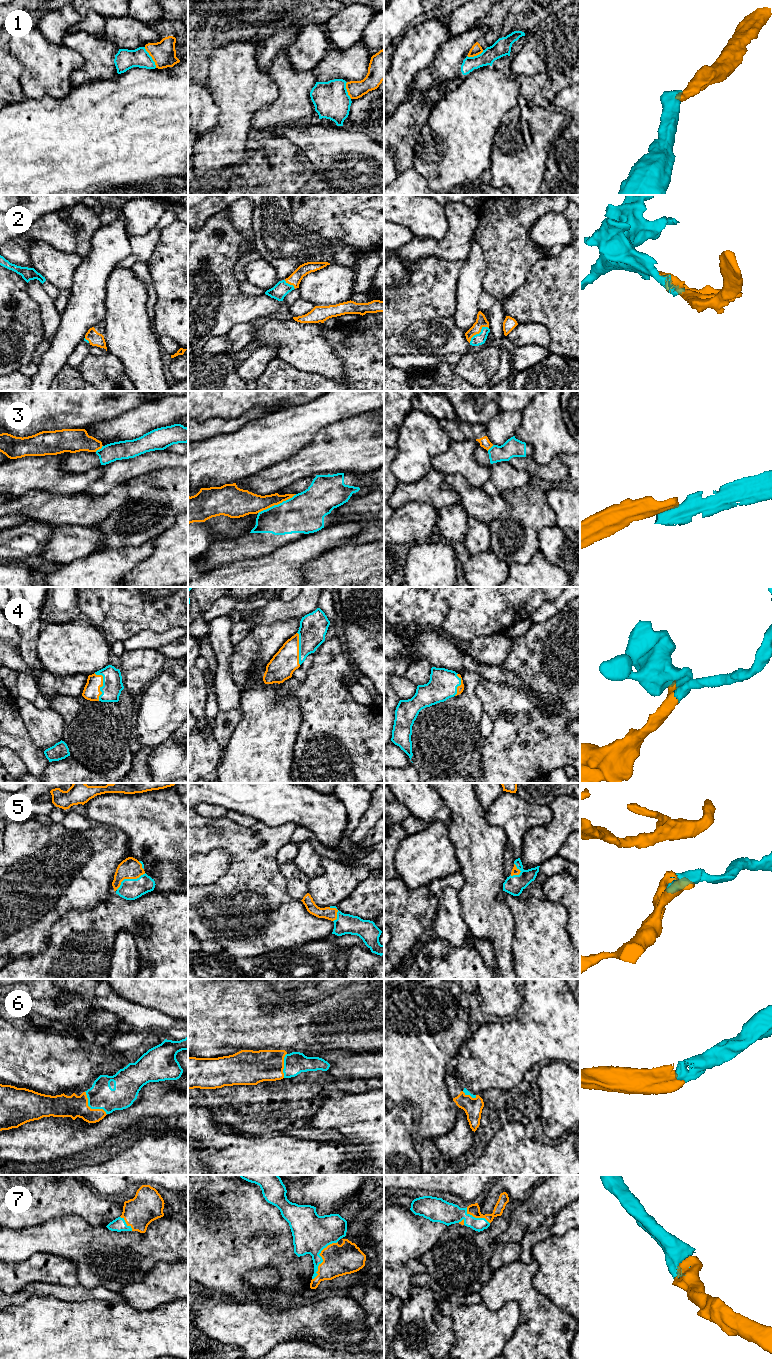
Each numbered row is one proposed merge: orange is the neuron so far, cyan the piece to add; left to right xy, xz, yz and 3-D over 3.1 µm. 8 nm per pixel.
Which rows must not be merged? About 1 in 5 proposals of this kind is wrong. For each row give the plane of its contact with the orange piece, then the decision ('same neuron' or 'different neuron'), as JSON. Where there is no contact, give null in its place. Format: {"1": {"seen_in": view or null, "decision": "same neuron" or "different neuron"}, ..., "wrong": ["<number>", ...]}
{"1": {"seen_in": "xy", "decision": "different neuron"}, "2": {"seen_in": "yz", "decision": "same neuron"}, "3": {"seen_in": "xz", "decision": "different neuron"}, "4": {"seen_in": "xy", "decision": "same neuron"}, "5": {"seen_in": "xy", "decision": "same neuron"}, "6": {"seen_in": "xy", "decision": "same neuron"}, "7": {"seen_in": "xz", "decision": "same neuron"}, "wrong": ["1", "3"]}

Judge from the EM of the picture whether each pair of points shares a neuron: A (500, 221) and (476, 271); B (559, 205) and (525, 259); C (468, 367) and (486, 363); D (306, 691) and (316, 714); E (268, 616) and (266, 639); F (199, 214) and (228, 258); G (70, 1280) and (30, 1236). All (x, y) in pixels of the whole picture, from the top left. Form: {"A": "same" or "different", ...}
{"A": "different", "B": "same", "C": "same", "D": "same", "E": "different", "F": "different", "G": "different"}

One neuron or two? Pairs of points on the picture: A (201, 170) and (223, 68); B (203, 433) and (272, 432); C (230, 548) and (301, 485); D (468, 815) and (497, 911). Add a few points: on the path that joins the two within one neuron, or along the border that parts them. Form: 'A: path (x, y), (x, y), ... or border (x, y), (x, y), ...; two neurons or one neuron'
A: path (220, 145), (227, 138), (227, 93); one neuron
B: border (250, 421), (230, 433), (217, 434), (207, 439); two neurons
C: path (251, 545), (255, 544), (293, 506); one neuron
D: path (474, 839), (481, 855), (483, 887); one neuron

